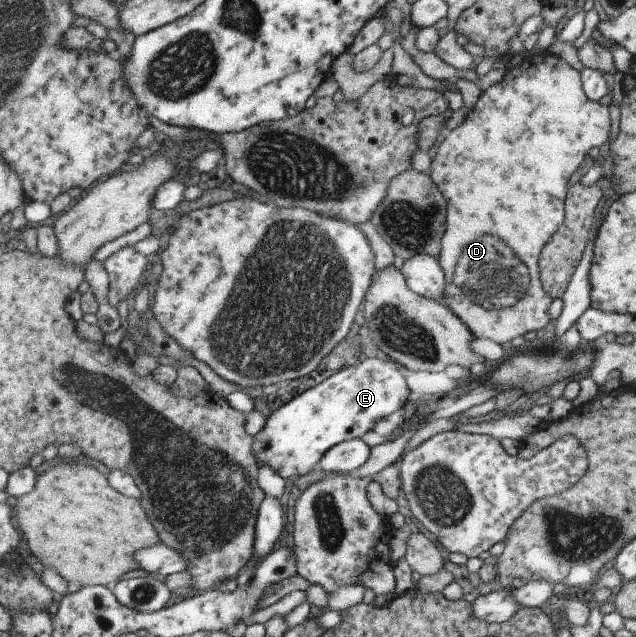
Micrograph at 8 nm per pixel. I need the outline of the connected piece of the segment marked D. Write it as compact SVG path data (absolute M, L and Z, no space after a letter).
M550 53L532 55L524 59L512 69L506 70L506 75L501 82L490 86L484 91L478 103L470 111L469 116L462 125L451 131L449 136L440 145L437 156L434 158L431 176L434 178L440 191L444 192L448 199L449 216L448 231L443 239L443 252L440 257L444 271L447 273L448 285L446 287L446 304L453 309L469 326L478 337L486 337L498 341L505 347L510 342L524 338L530 331L537 331L540 335L549 334L556 324L555 319L550 319L550 309L554 305L554 297L546 291L541 276L541 255L546 245L553 240L556 232L564 225L567 218L567 201L570 193L570 177L584 161L586 153L592 147L602 148L602 143L608 139L610 131L610 111L606 103L602 101L590 101L584 95L580 85L580 73L570 67L568 58L556 56Z

